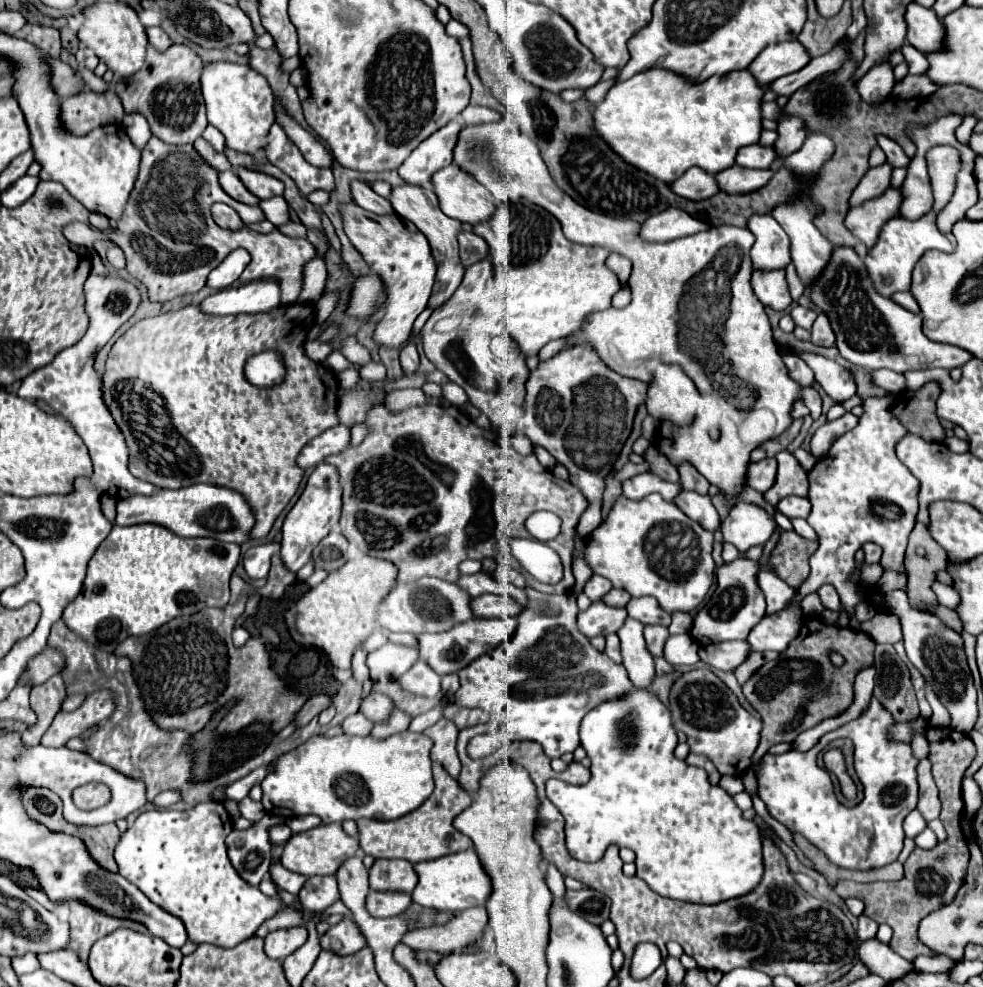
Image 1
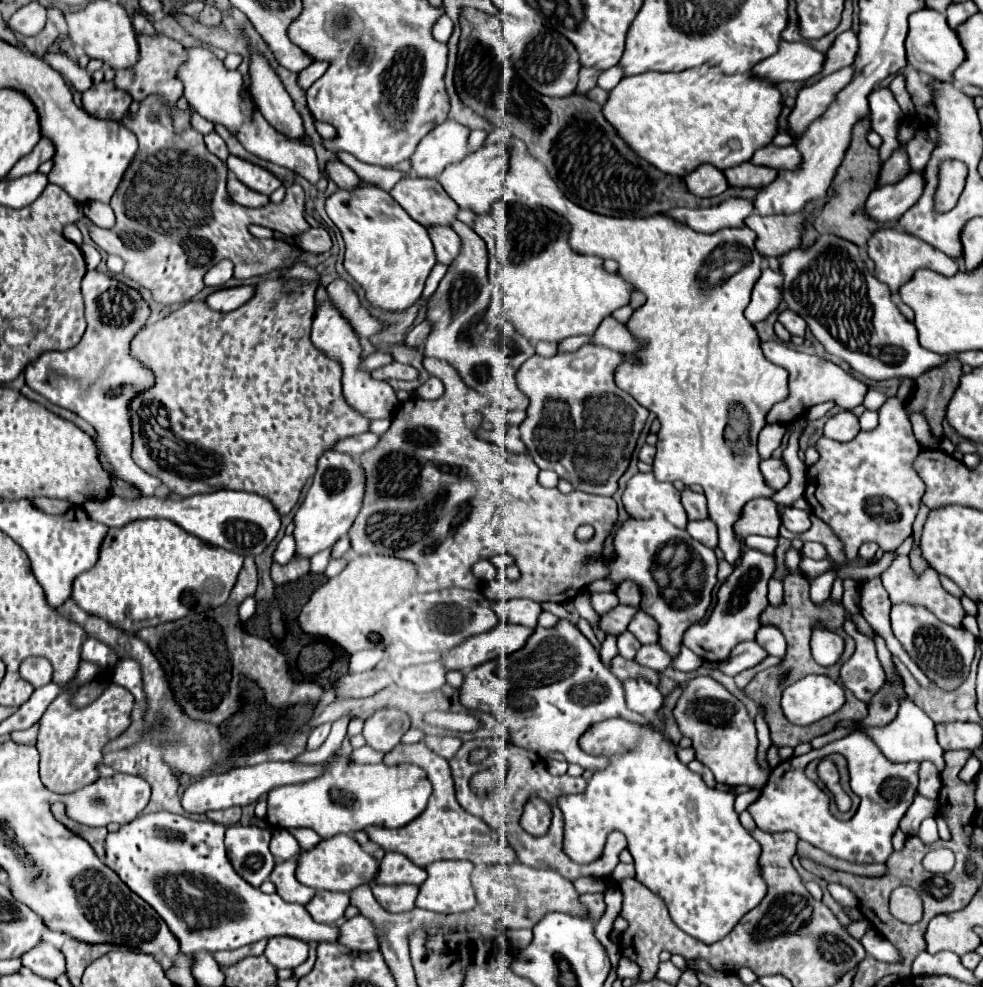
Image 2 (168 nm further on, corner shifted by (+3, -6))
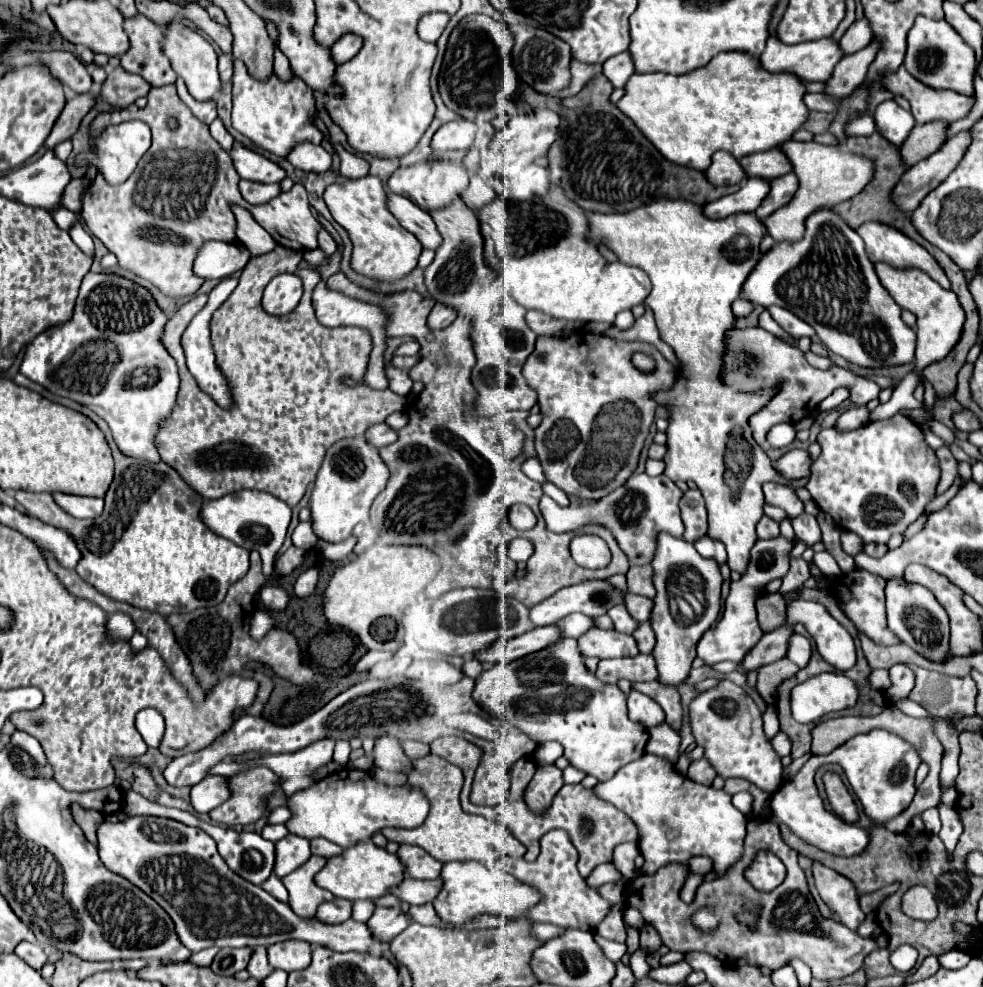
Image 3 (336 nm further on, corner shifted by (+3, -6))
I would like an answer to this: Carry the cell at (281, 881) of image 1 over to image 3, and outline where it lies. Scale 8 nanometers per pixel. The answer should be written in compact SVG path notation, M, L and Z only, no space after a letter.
M310 856L306 864L302 864L300 868L296 868L294 872L290 872L288 876L282 878L288 894L290 894L290 906L298 916L314 916L316 908L326 902L332 900L332 892L322 890L314 884L314 874L326 864L326 858L322 856Z

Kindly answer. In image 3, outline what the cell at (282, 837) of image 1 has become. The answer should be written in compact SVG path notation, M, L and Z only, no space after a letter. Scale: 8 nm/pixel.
M284 836L276 842L276 874L282 878L310 858L310 842L300 836Z

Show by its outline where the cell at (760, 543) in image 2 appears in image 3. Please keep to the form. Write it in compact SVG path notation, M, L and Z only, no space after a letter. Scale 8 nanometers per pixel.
M762 516L758 526L756 526L756 534L760 540L770 540L770 538L778 538L780 530L778 530L778 524L774 520L770 520L768 516Z

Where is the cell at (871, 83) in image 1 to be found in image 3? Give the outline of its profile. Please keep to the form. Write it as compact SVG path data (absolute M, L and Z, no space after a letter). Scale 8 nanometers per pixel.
M894 100L882 102L874 112L874 120L876 120L876 130L896 146L902 146L902 142L908 138L910 130L916 124L914 116L902 110Z

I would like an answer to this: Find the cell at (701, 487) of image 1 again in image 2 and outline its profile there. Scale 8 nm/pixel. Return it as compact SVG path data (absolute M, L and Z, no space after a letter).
M686 488L682 492L682 506L688 514L688 520L704 520L708 518L708 510L706 510L706 498L702 494L692 492L690 488Z

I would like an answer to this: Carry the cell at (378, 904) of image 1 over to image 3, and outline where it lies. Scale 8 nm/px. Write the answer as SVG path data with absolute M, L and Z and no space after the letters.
M406 878L398 886L390 888L390 894L398 896L400 902L406 902L410 906L432 902L438 892L440 892L440 878L436 880L408 880Z

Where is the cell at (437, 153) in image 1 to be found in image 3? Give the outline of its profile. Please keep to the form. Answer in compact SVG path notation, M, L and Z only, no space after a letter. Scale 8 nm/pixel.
M470 120L448 122L432 136L432 150L468 150L474 142L476 124Z

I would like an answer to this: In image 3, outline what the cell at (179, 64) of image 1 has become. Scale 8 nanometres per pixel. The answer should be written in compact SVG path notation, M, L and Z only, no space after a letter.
M140 14L126 20L124 30L130 38L130 50L120 58L120 66L126 72L142 76L150 86L174 84L176 74L162 52L164 30Z

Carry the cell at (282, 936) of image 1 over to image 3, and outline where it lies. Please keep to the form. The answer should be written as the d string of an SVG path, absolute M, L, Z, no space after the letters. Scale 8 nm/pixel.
M284 940L268 946L268 962L274 970L304 970L310 966L310 952L312 946L304 944L302 940Z

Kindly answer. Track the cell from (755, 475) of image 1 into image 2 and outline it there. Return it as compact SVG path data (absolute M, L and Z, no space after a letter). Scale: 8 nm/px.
M776 458L762 460L760 470L770 488L780 490L784 488L784 484L788 484L788 468L784 468L784 460L776 460Z

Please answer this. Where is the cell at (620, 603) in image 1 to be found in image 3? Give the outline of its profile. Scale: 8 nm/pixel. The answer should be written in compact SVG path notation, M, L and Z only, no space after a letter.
M630 566L628 570L628 592L652 598L656 594L652 584L652 568L648 566Z

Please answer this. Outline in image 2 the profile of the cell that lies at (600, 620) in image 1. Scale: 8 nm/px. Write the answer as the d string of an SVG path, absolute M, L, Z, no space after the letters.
M620 604L616 606L614 610L610 610L608 614L602 616L600 620L600 628L604 628L604 632L614 632L614 634L620 634L628 628L630 620L634 618L634 614L638 612L638 608L632 608L632 606L626 606L626 604Z

